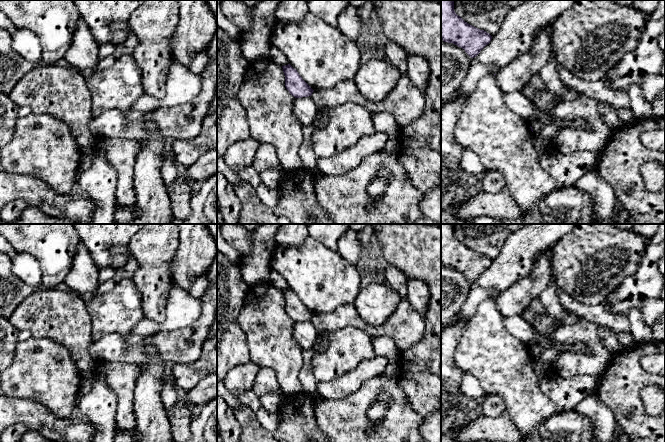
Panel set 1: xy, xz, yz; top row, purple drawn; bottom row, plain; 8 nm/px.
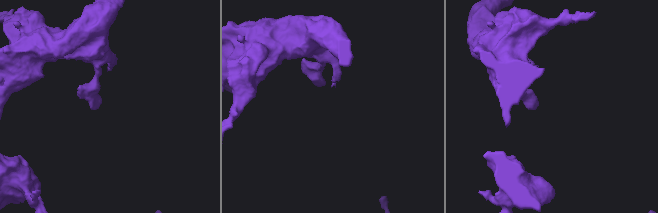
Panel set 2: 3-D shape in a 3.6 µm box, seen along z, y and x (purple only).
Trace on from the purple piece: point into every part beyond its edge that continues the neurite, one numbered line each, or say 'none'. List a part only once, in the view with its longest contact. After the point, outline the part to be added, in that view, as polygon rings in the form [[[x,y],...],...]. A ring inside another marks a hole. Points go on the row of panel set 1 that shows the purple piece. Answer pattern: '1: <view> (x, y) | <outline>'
none

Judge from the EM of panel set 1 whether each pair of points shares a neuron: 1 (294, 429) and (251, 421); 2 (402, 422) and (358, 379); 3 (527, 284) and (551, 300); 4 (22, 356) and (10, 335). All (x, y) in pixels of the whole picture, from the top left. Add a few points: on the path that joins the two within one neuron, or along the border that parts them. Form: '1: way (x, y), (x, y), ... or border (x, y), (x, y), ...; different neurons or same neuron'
1: way (283, 431), (262, 431); same neuron
2: border (383, 372), (366, 379), (356, 390), (344, 397); different neurons
3: border (553, 280), (538, 297); different neurons
4: border (18, 342), (10, 366); different neurons

